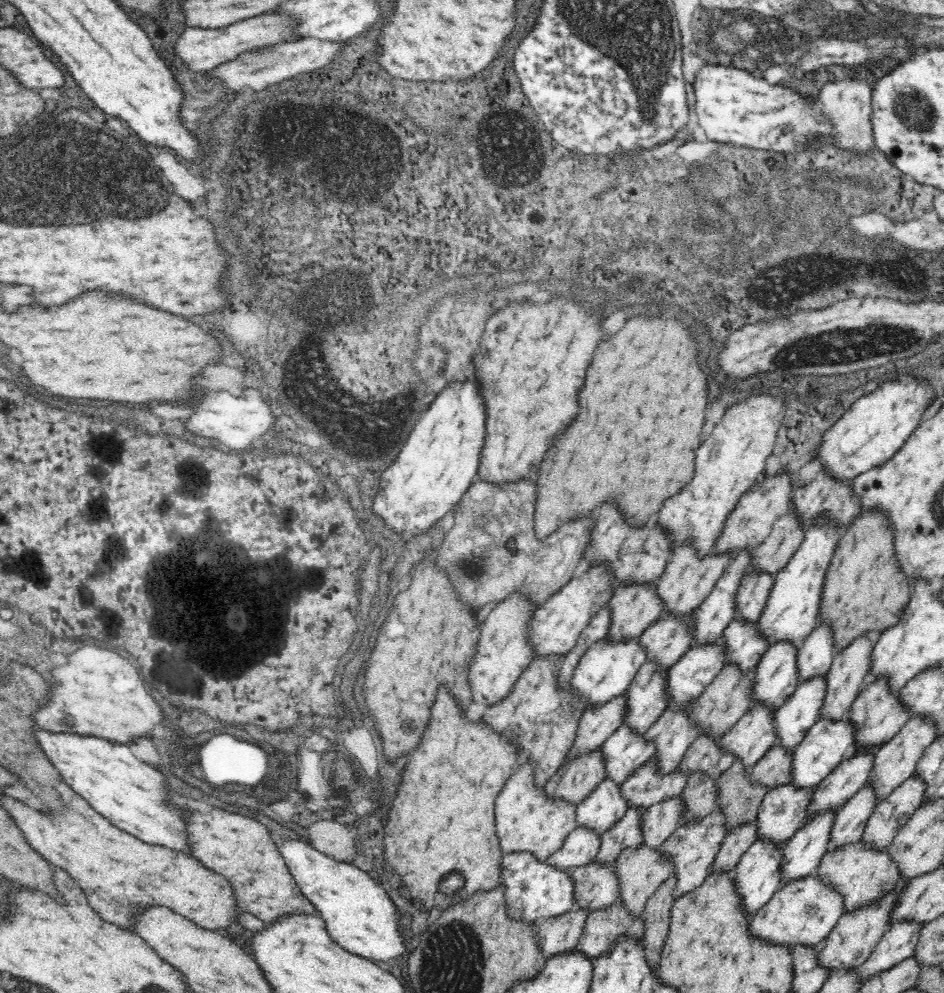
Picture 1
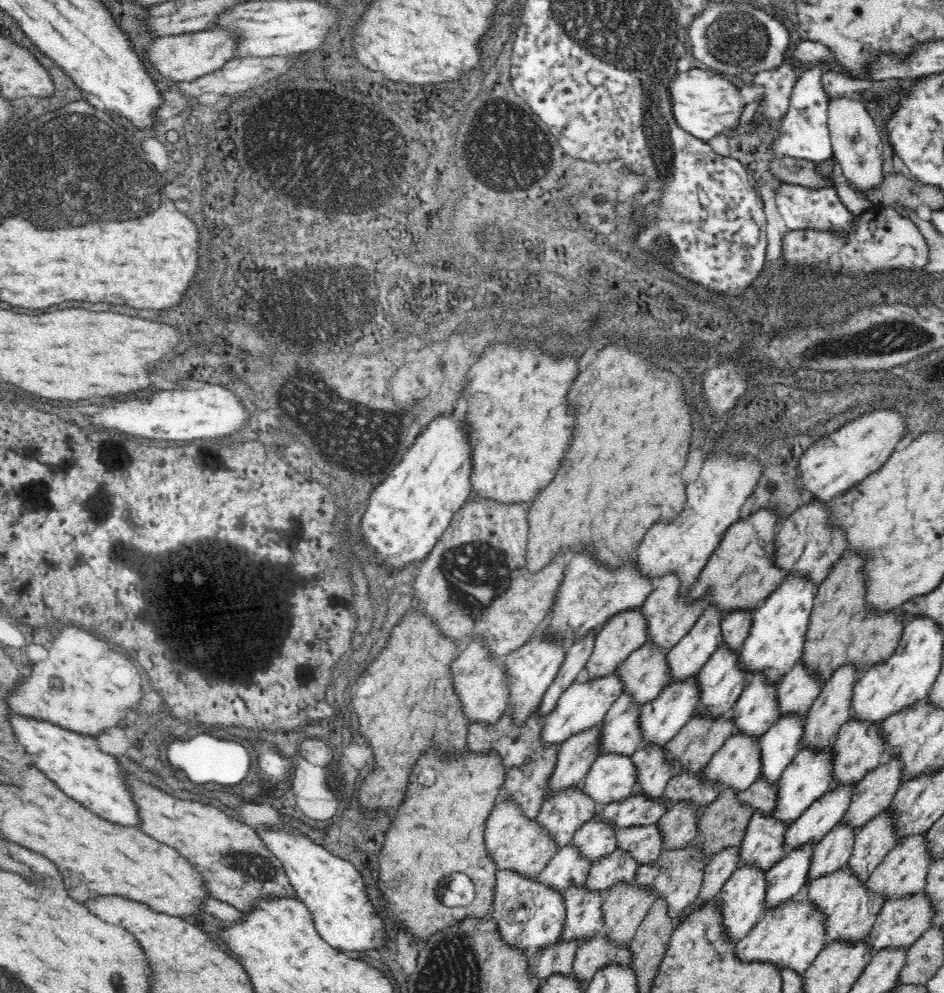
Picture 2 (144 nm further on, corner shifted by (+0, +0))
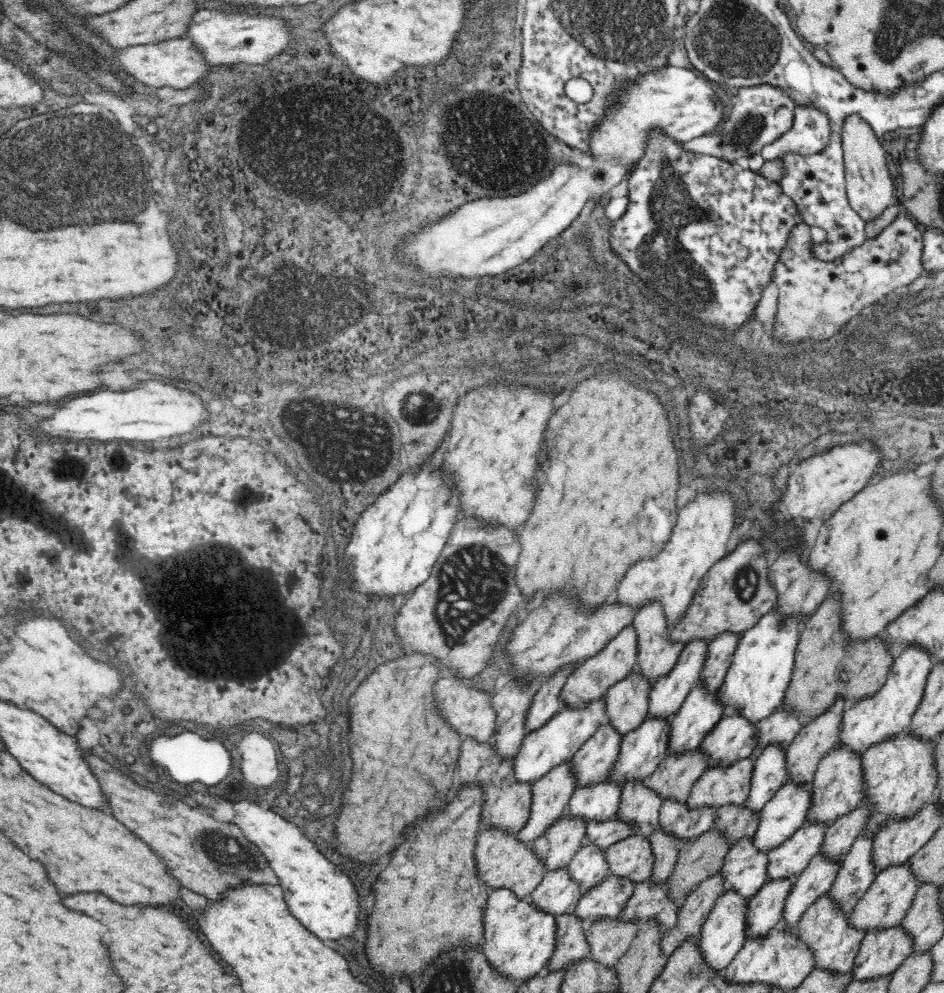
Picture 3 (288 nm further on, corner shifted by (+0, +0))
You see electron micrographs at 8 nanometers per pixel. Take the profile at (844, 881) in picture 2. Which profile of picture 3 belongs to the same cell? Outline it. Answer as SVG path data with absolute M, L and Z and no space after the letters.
M828 894L824 898L816 900L804 912L796 932L798 932L800 942L804 942L812 950L814 960L816 960L816 970L826 970L826 972L834 972L834 974L842 974L842 976L852 972L856 956L860 954L860 944L866 936L864 930L856 930L850 924L850 916L840 912L840 908L836 908L834 900L828 898Z

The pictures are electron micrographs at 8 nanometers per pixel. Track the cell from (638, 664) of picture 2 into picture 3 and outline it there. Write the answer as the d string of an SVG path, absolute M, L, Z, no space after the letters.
M632 672L630 678L614 684L606 698L604 698L604 708L606 708L606 722L614 726L612 732L620 738L626 738L628 734L636 732L638 726L646 720L648 712L648 694L650 694L650 684L646 678L640 678L638 672Z

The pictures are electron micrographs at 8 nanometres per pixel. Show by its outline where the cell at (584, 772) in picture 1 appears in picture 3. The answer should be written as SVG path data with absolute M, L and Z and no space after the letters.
M564 814L532 844L532 852L544 862L546 872L556 872L558 868L568 868L570 860L584 846L584 836L586 822Z

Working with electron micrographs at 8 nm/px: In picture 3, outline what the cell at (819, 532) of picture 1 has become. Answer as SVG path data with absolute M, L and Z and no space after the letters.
M774 608L742 636L732 660L732 668L728 668L724 684L718 690L722 718L738 714L748 724L758 726L760 720L766 720L770 714L776 712L778 706L784 704L796 664L796 648L800 642L802 624L804 618L784 618L780 610Z

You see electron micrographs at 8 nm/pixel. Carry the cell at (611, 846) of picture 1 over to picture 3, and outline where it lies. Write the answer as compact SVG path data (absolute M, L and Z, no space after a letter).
M610 874L604 878L604 882L596 890L592 890L580 898L574 916L580 918L582 922L590 922L590 920L598 922L604 918L618 920L618 916L624 912L628 900L632 900L634 892L636 892L636 888L630 880L616 878Z

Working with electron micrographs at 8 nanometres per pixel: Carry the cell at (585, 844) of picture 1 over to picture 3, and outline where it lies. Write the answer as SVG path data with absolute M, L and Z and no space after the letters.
M558 868L556 872L546 872L544 880L536 886L530 898L534 908L558 918L564 914L574 914L582 894L580 886L570 878L568 870Z

